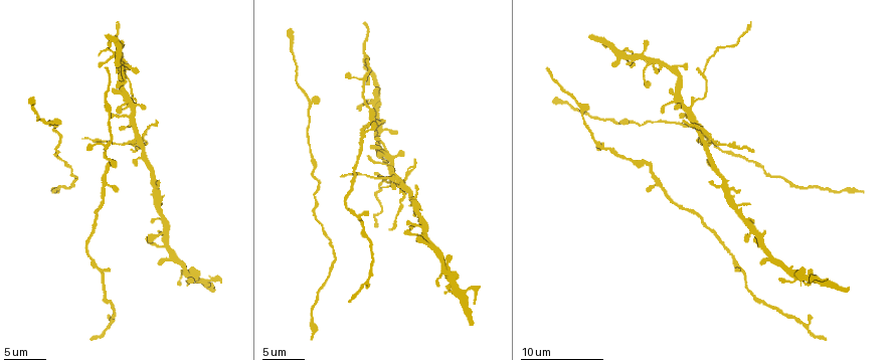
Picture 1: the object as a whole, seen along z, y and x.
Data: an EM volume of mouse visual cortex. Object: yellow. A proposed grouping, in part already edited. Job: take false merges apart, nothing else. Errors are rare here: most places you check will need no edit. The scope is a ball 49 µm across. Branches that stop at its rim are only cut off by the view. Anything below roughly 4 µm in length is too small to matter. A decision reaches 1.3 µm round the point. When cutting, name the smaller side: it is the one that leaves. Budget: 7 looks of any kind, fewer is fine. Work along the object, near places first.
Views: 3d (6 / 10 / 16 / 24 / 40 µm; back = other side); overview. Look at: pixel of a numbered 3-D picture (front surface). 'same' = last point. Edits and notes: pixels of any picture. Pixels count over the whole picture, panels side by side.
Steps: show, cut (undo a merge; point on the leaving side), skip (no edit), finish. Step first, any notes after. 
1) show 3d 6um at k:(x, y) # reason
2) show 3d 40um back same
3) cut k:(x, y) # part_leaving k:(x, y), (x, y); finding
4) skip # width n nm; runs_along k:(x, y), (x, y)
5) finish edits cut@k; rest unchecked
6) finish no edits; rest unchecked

show 3d 6um at 1:(365, 76) # branch point

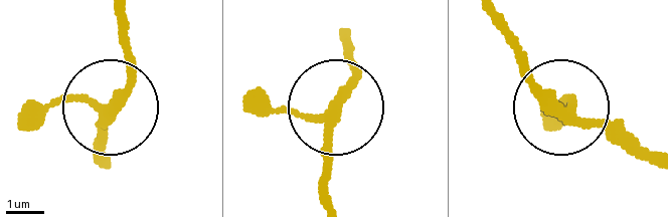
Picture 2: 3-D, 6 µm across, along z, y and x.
skip # arms 3; all the same neuron

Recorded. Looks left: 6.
show 3d 6um at 1:(54, 120) # three-way junction

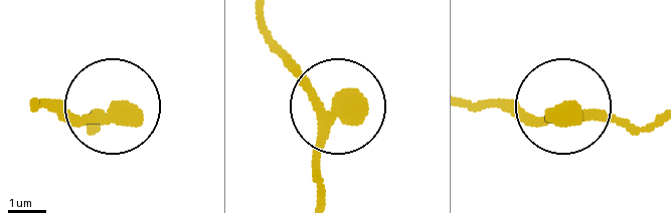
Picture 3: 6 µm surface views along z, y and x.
show 3d 6um back same

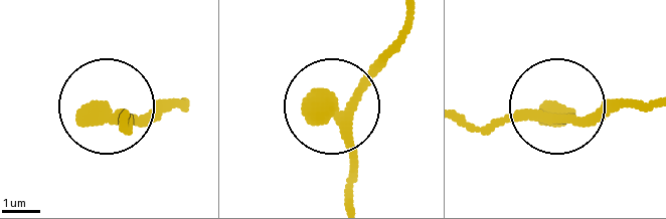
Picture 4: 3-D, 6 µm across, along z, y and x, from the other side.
skip # width 340 nm; continuous, no second neuron

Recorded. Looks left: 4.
show 3d 16um at 1:(370, 110) # calibre changes

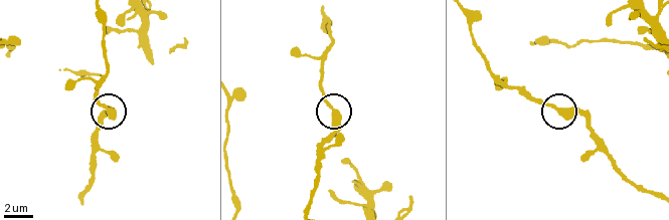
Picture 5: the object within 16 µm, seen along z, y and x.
show 3d 16um back at 5:(557, 108)

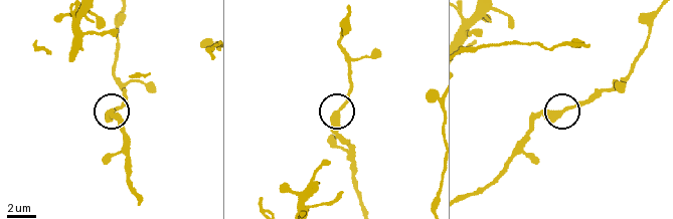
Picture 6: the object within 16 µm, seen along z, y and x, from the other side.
skip # continuous, no second neuron

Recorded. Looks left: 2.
finish no edits; rest unchecked

